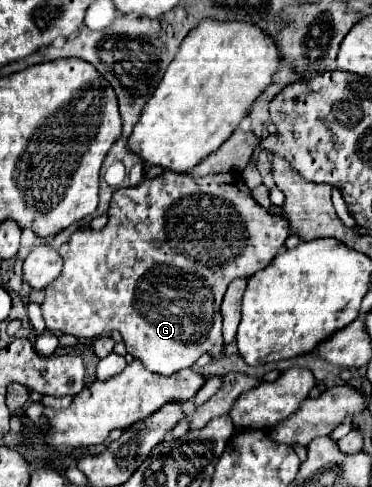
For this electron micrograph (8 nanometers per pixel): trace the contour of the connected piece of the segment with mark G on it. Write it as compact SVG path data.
M163 171L155 179L145 179L139 187L117 189L113 193L111 207L109 207L107 215L109 215L109 221L107 221L107 225L103 229L99 229L99 231L95 231L95 229L77 229L71 235L69 243L61 245L59 253L63 257L63 271L55 281L51 281L45 287L45 301L41 303L47 329L77 335L77 337L87 339L87 341L91 341L95 337L101 337L101 335L107 335L107 333L117 329L123 335L123 341L127 345L127 353L137 357L137 359L141 359L147 365L147 369L151 369L153 373L163 373L163 375L171 375L171 373L175 373L179 369L191 367L203 353L211 353L213 357L221 357L221 353L223 353L223 337L221 337L221 309L219 307L221 307L221 299L223 299L223 293L225 293L227 285L237 277L247 279L255 271L259 271L265 265L269 265L275 259L275 255L279 253L279 249L283 249L285 239L291 233L287 219L283 215L271 215L267 209L263 209L253 199L251 189L245 185L245 181L239 175L215 175L215 177L205 177L205 179L197 181L191 175Z

